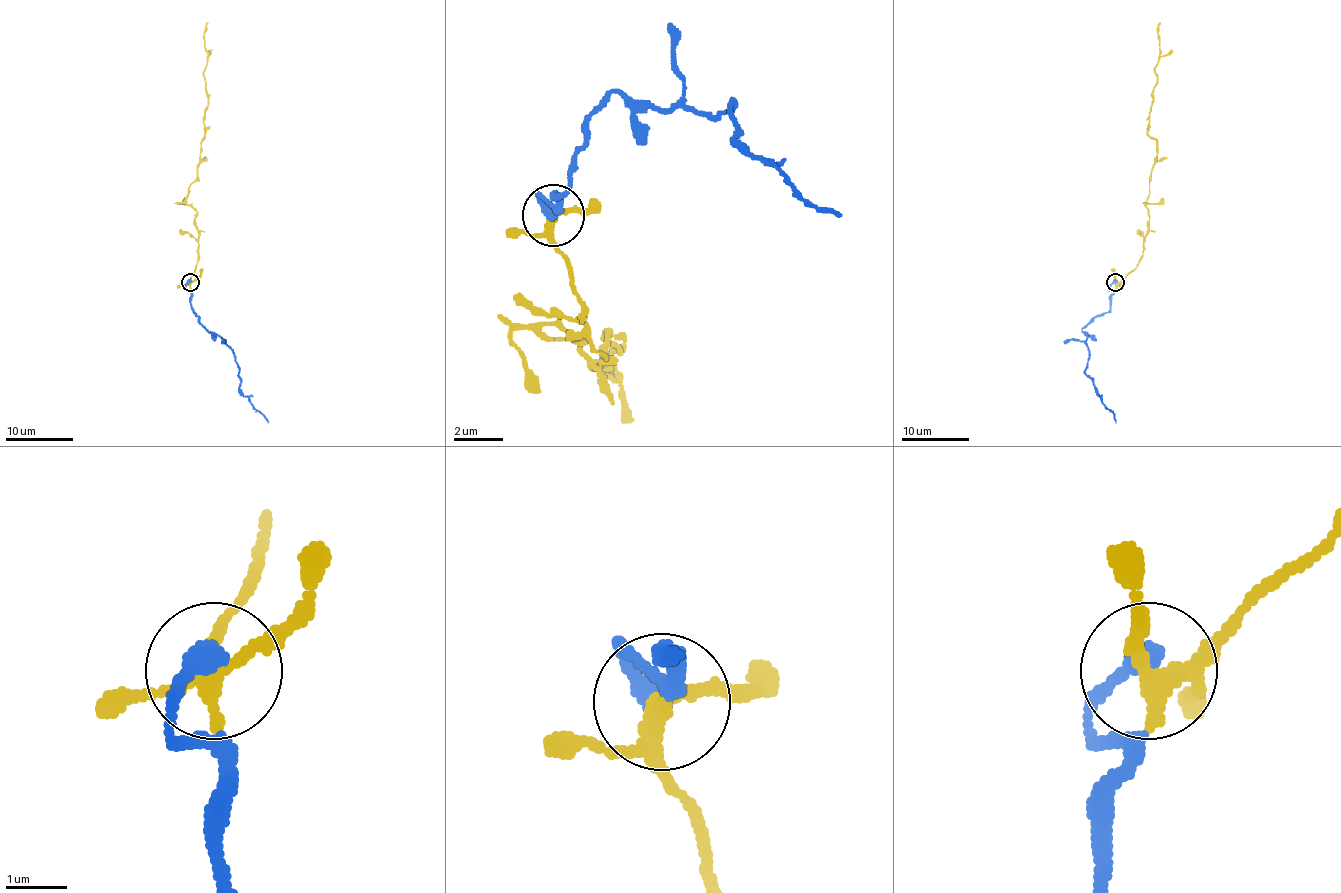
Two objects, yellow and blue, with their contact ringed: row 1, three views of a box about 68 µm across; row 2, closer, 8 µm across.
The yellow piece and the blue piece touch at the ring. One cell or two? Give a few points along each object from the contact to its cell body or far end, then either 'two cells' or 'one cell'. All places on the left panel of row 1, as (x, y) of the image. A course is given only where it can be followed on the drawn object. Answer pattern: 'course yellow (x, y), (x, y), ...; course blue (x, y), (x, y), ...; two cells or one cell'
course yellow (190, 283), (199, 237), (197, 212), (187, 202), (189, 185), (197, 177), (204, 133), (207, 23); course blue (190, 283), (185, 288), (190, 293), (192, 308), (199, 320), (232, 352), (239, 374), (239, 391), (268, 423); one cell

